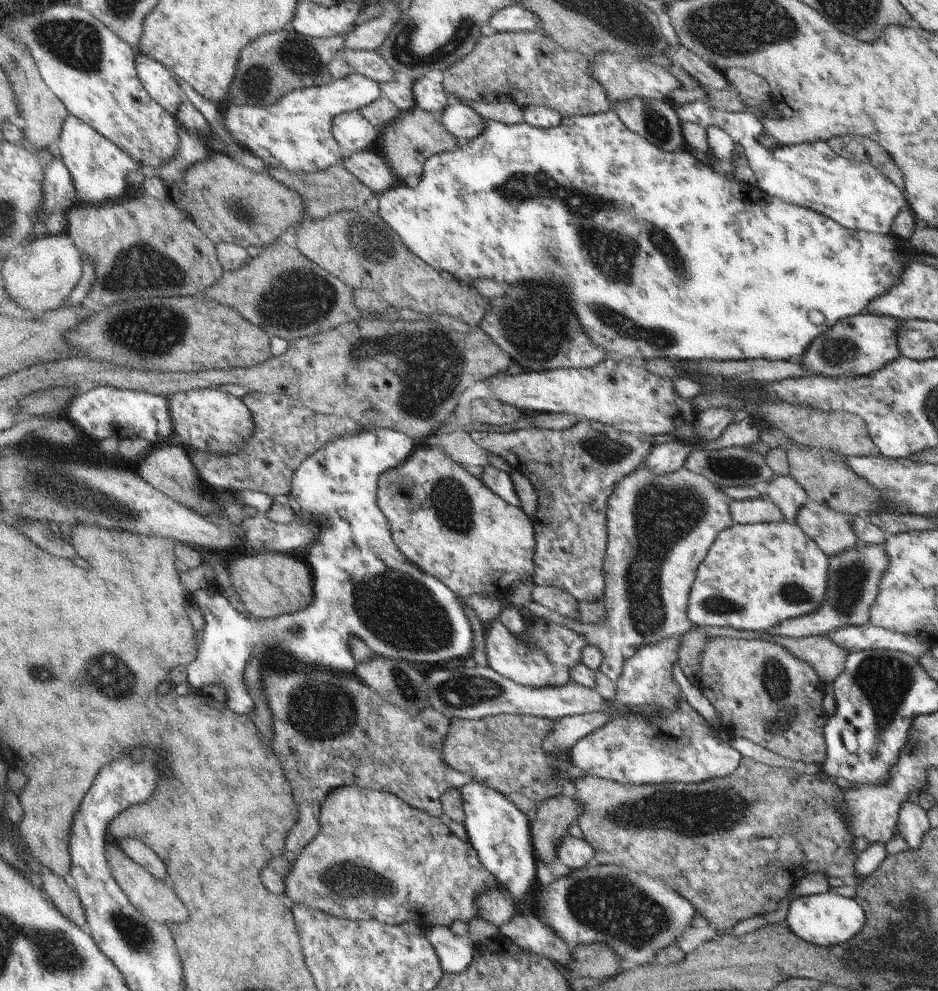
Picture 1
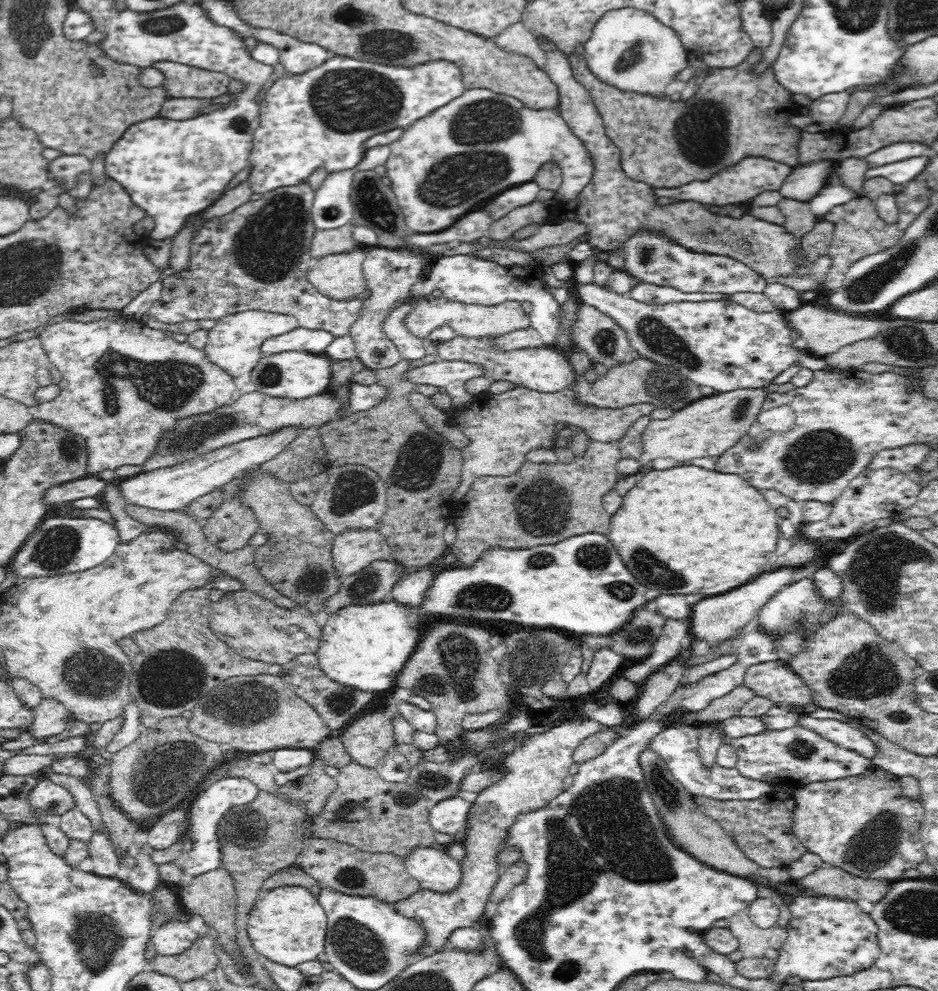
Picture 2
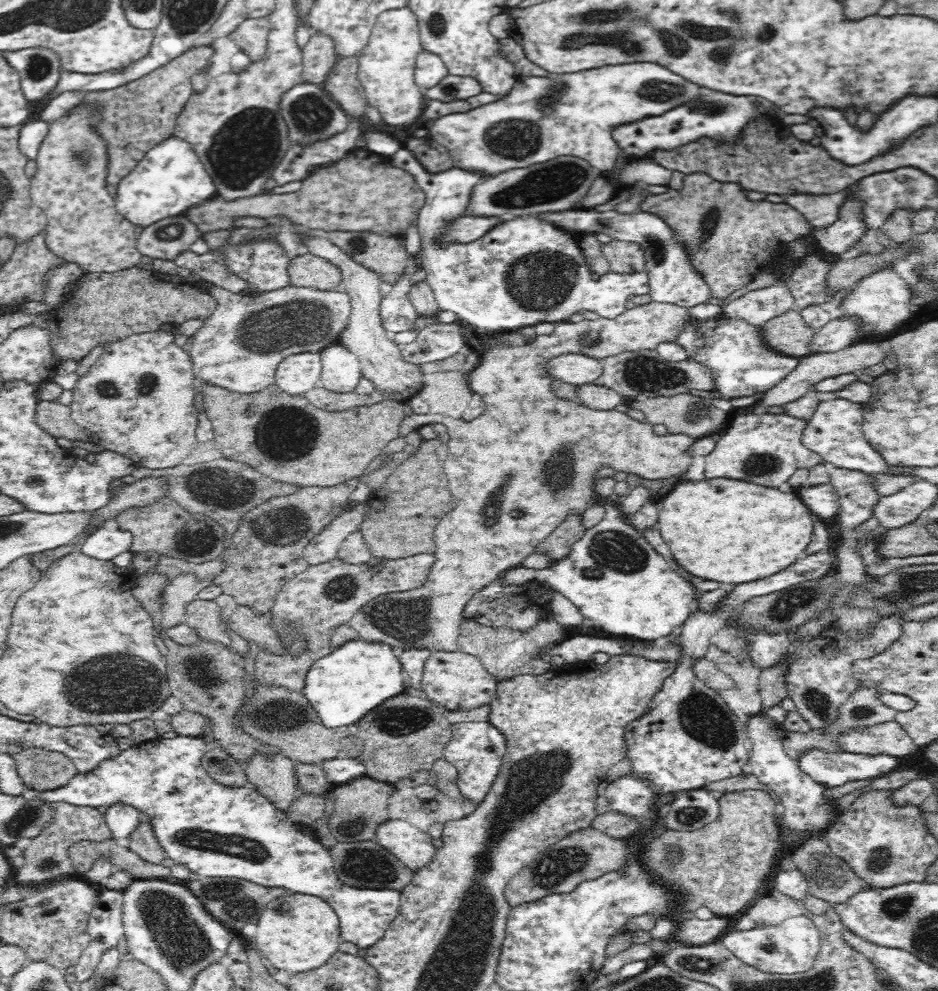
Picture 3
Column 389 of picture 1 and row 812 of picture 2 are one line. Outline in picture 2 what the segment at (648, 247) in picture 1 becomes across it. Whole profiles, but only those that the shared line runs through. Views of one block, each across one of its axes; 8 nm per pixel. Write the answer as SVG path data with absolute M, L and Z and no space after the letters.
M224 778L214 781L208 788L201 788L192 797L188 809L190 824L188 824L184 837L192 841L190 856L192 856L192 860L196 860L196 866L192 870L186 870L188 876L196 878L204 872L222 867L220 837L218 837L220 820L223 820L226 812L230 812L232 808L242 806L242 804L250 804L252 800L259 796L260 792L258 786L246 778Z

